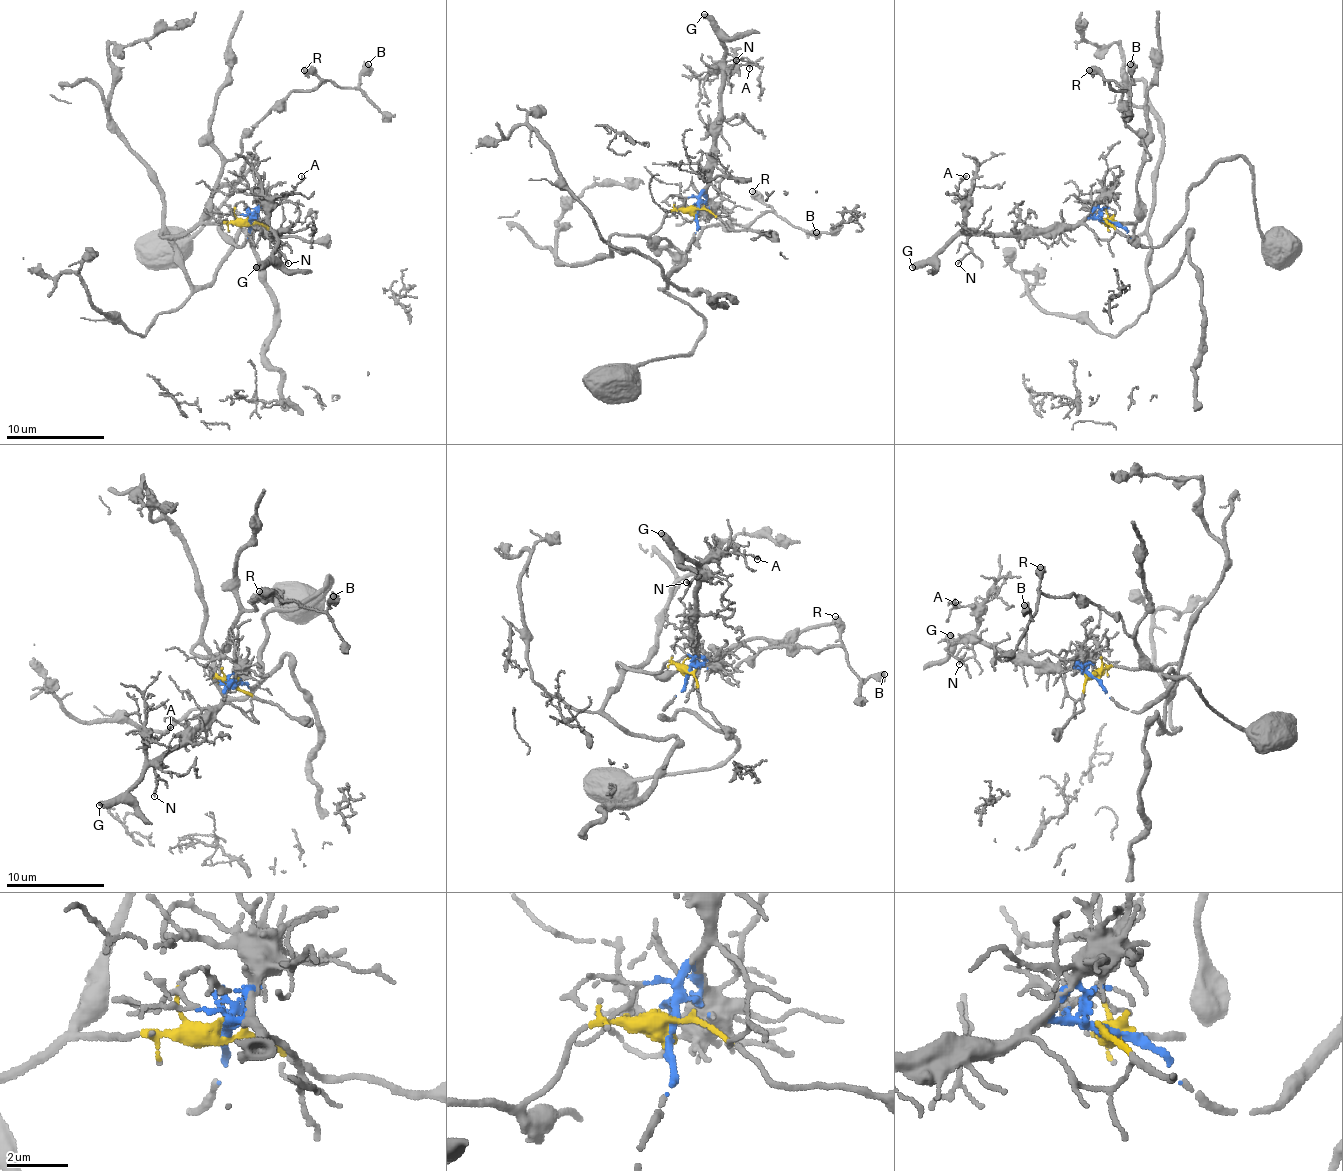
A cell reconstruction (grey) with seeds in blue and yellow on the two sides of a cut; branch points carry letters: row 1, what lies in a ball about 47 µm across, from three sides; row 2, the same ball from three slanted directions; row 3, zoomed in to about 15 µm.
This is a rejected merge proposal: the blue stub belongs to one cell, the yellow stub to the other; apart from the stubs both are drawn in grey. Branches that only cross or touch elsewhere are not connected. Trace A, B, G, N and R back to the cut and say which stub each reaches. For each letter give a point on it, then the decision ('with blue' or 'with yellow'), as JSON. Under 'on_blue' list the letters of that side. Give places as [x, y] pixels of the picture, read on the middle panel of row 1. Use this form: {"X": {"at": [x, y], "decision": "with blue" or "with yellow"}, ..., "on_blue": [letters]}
{"A": {"at": [749, 68], "decision": "with blue"}, "B": {"at": [816, 232], "decision": "with yellow"}, "G": {"at": [704, 14], "decision": "with blue"}, "N": {"at": [736, 60], "decision": "with blue"}, "R": {"at": [752, 191], "decision": "with yellow"}, "on_blue": ["A", "G", "N"]}

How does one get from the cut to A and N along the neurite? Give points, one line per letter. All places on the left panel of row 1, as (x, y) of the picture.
A: (248, 222), (253, 217), (272, 235), (270, 205), (290, 193), (302, 176)
N: (248, 222), (255, 217), (275, 235), (287, 264)

